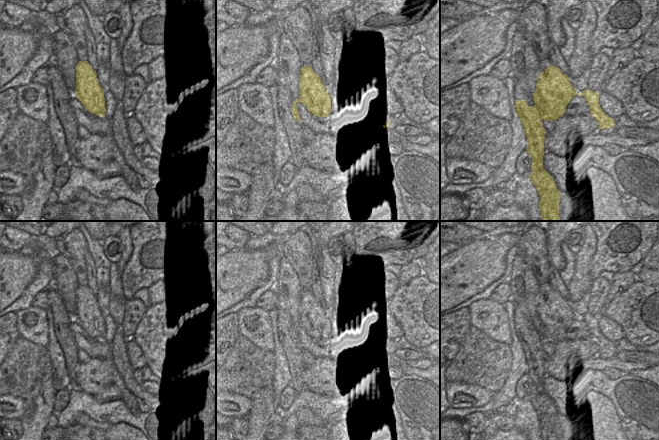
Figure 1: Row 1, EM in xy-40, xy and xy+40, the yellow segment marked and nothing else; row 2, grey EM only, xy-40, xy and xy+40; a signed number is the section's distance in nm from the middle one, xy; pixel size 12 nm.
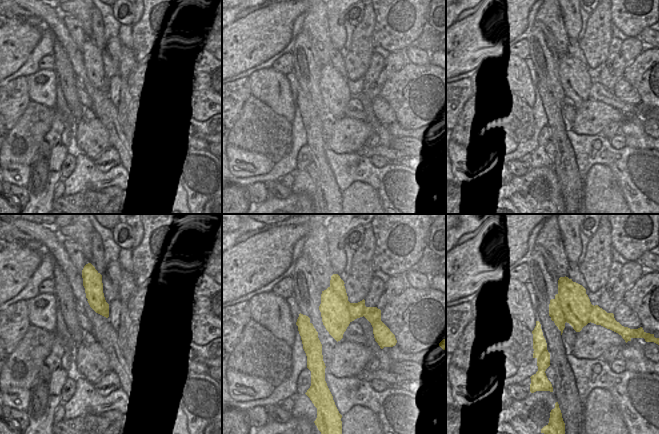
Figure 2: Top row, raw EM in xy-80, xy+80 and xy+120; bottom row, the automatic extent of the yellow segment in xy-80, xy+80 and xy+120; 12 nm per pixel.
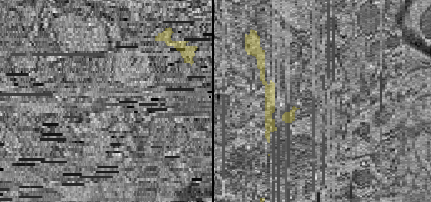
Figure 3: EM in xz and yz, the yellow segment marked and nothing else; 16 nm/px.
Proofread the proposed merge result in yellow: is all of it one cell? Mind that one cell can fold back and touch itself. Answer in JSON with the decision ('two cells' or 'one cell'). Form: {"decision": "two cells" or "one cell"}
{"decision": "two cells"}

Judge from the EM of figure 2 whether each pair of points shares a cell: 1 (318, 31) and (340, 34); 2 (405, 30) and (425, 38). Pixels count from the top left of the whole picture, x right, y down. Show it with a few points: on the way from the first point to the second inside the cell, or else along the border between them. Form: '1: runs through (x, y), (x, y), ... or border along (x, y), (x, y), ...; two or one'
1: border along (325, 10), (330, 39), (341, 47); two
2: border along (425, 28), (420, 34); two

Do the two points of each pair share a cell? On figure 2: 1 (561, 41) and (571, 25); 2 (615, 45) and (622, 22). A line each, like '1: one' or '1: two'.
1: two
2: two

